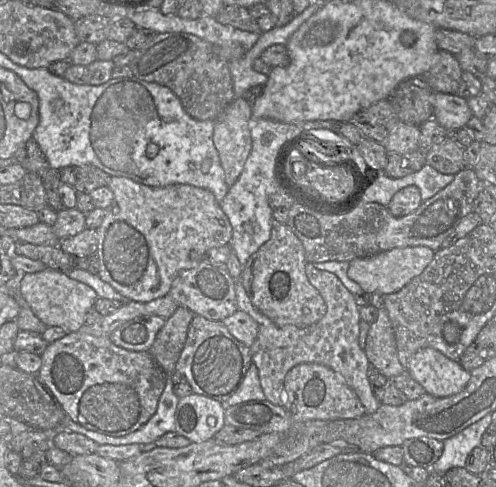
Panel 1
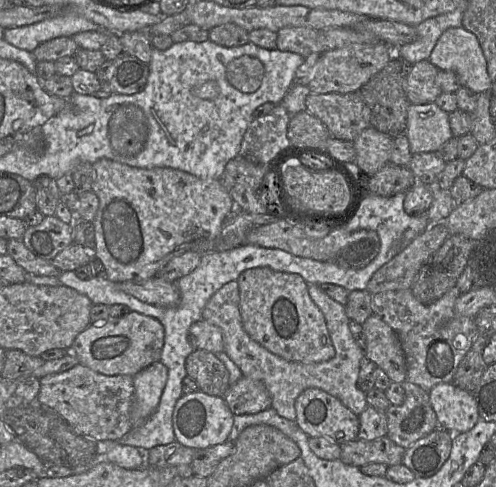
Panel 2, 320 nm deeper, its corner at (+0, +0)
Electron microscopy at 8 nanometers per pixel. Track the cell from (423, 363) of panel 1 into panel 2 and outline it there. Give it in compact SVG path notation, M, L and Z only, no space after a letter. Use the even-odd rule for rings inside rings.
M453 383L435 385L429 391L429 399L439 427L452 434L471 430L480 419L472 393Z

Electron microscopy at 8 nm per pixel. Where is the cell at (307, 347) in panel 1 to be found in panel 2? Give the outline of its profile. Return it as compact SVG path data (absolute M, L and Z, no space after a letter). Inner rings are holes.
M230 281L223 285L209 299L202 319L219 327L223 335L224 352L239 367L243 376L261 381L271 396L271 408L281 417L290 421L296 420L295 400L307 388L319 388L339 399L348 409L359 416L367 407L366 393L358 387L360 363L364 351L357 344L350 331L350 319L345 306L329 297L318 284L308 284L308 292L313 302L325 317L326 326L335 355L330 360L318 363L300 363L288 361L273 354L245 331L240 313L240 293L238 281Z

